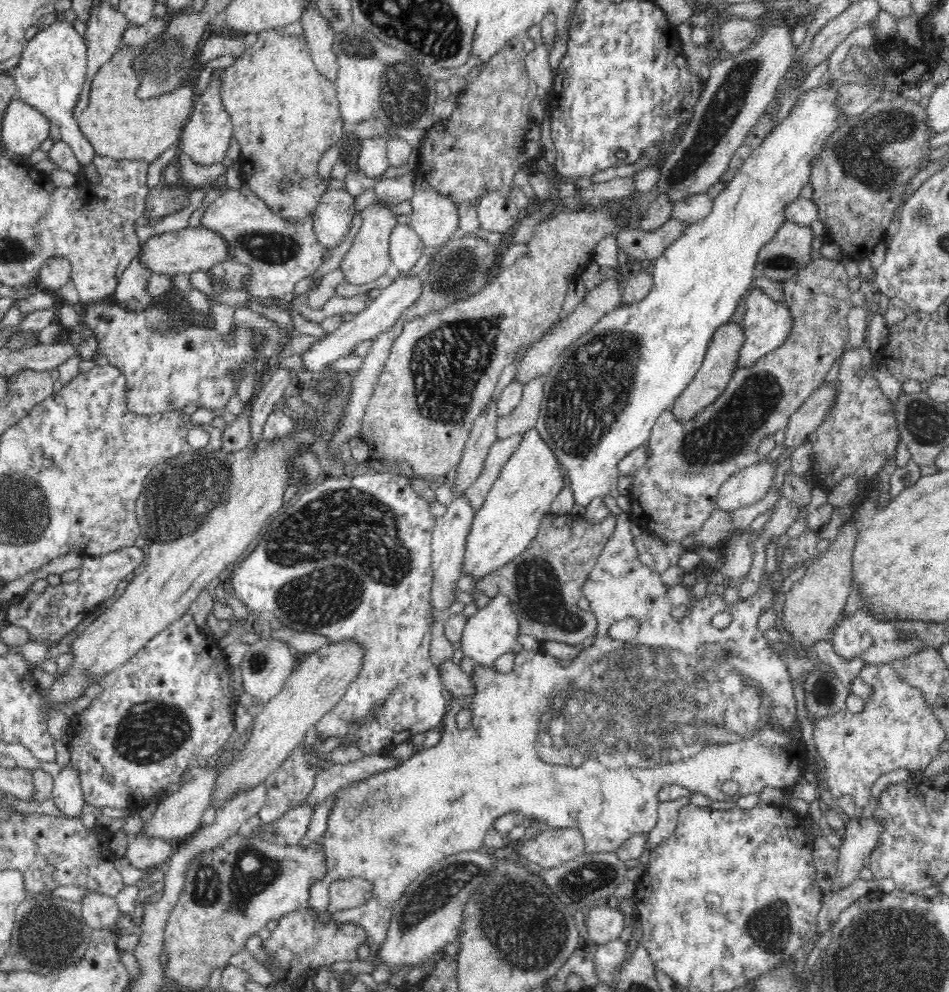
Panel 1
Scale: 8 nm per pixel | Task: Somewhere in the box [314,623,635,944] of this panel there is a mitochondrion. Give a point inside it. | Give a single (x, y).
(364, 812)

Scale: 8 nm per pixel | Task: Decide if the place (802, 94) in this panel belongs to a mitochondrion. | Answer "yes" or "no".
no

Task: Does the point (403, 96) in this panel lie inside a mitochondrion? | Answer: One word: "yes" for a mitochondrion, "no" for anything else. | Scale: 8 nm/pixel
yes

